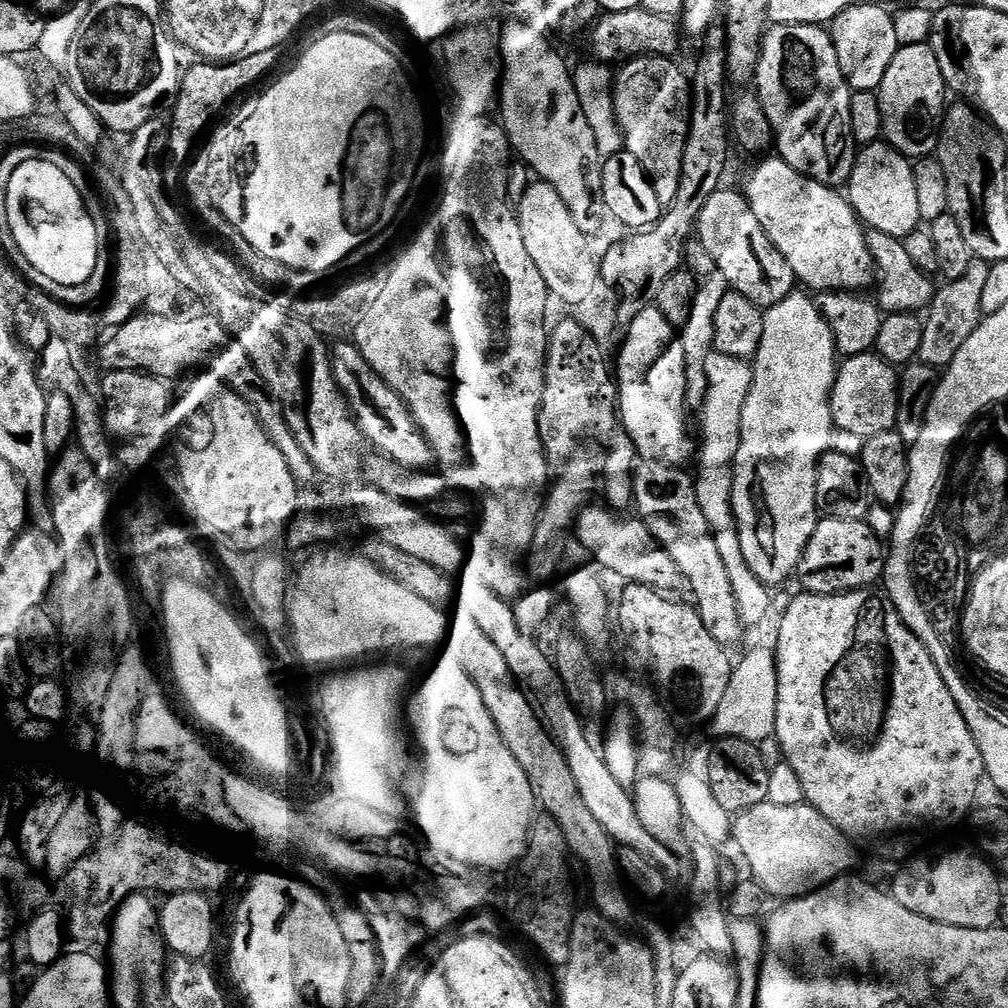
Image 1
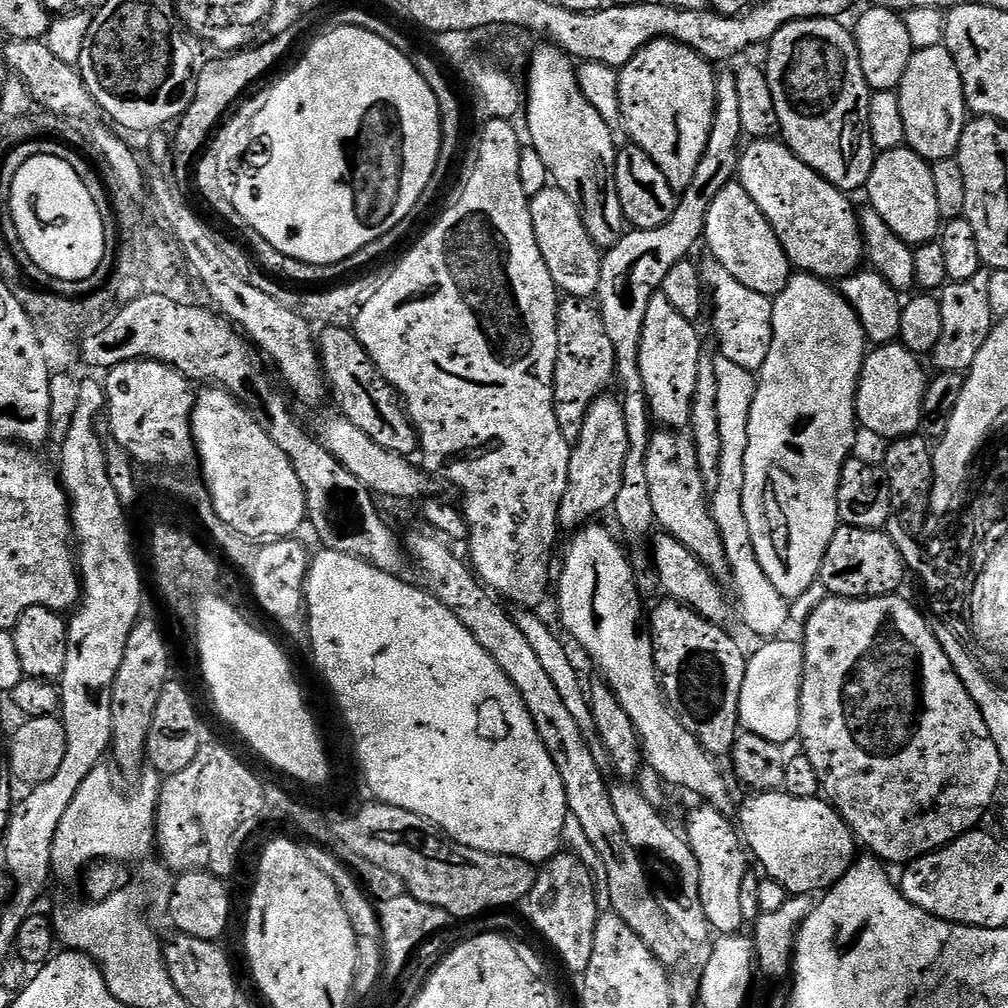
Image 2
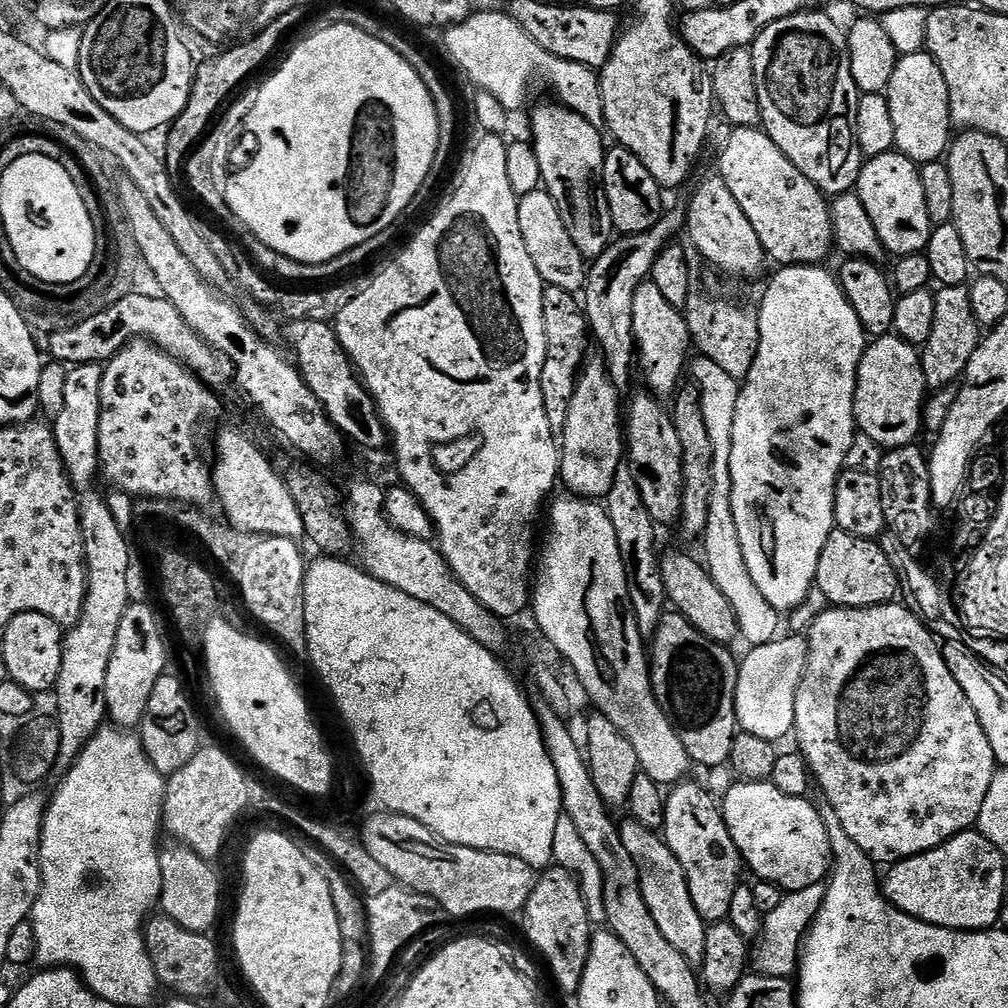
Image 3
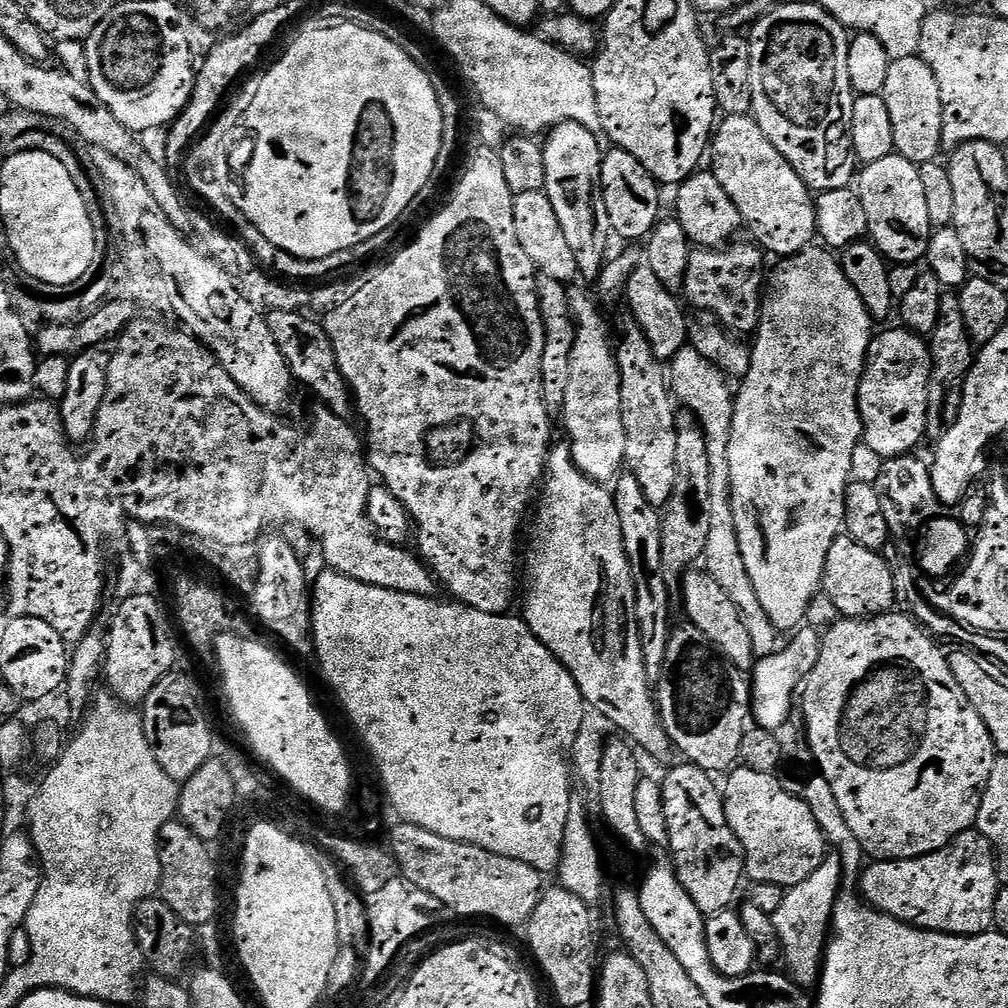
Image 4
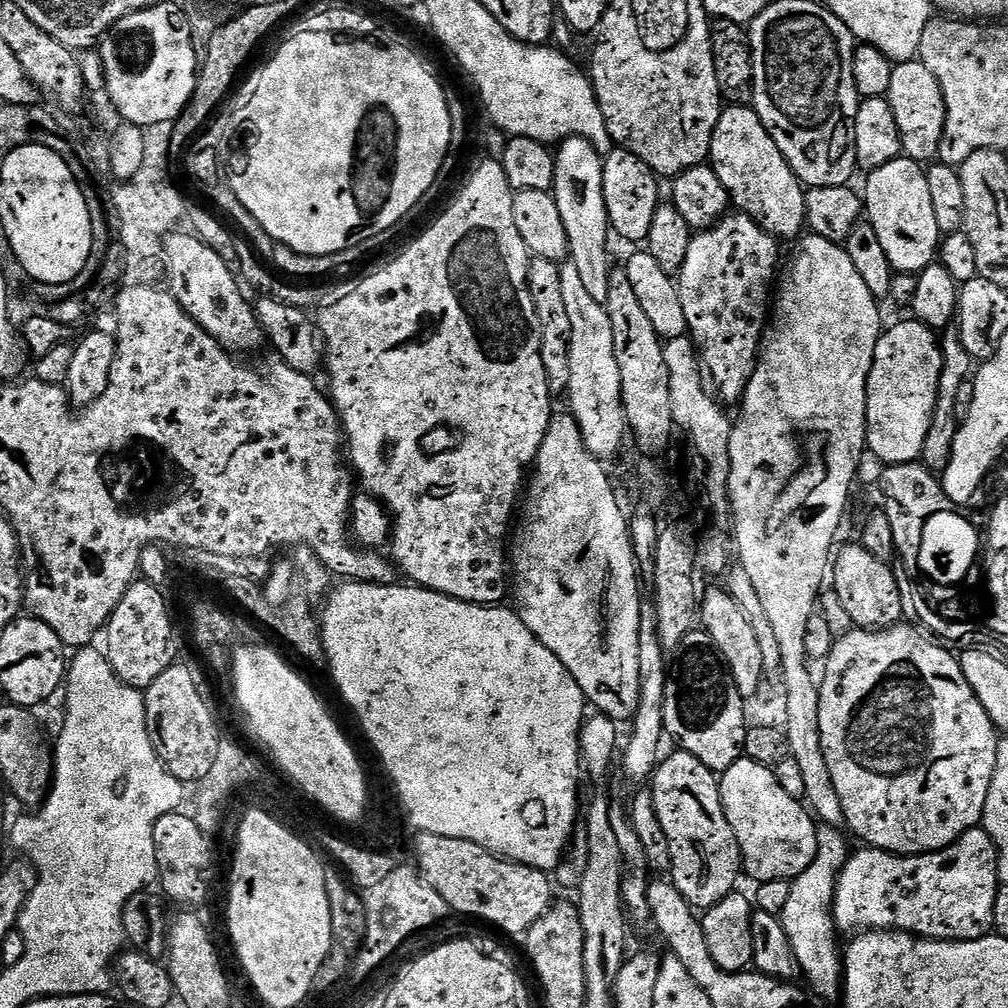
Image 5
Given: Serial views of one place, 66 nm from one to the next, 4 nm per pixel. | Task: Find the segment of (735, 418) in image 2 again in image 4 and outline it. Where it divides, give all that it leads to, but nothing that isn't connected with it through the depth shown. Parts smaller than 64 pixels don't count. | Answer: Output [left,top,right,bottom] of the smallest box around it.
[670,344,778,657]

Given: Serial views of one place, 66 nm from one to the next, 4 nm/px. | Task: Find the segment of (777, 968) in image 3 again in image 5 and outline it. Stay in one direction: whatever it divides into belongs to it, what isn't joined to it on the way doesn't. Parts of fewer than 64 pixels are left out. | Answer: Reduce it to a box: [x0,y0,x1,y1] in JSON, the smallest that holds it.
[778,825,852,1004]

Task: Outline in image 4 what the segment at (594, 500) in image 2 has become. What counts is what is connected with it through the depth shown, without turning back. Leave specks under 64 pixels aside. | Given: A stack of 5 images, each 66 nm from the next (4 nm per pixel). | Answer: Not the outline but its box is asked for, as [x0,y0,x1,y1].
[564,287,626,484]

